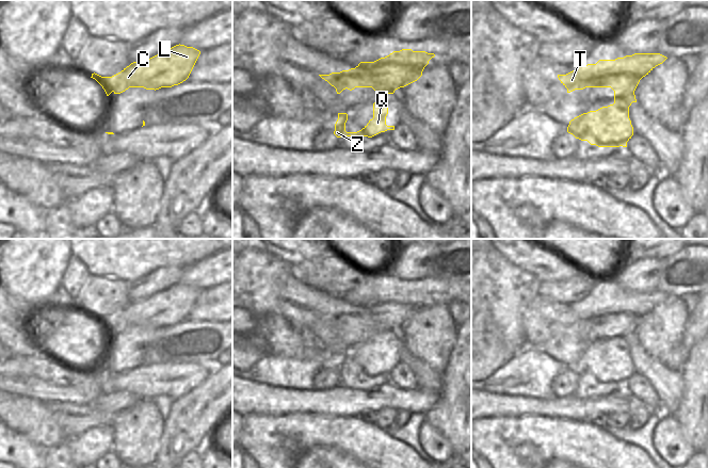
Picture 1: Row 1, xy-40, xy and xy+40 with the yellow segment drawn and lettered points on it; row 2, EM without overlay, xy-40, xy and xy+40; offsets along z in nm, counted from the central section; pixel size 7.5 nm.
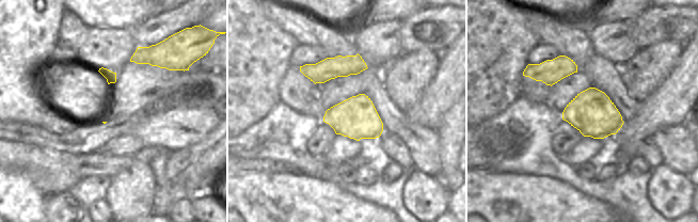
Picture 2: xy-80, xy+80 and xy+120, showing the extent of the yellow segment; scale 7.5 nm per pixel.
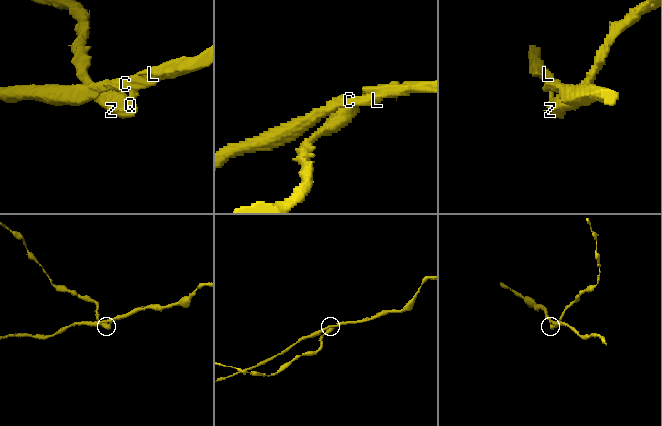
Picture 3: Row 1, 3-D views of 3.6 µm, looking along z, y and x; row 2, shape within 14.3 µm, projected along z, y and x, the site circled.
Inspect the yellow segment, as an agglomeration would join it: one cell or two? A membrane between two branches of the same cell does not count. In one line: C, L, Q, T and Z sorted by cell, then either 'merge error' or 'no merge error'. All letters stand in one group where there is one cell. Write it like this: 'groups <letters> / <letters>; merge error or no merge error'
groups C L T / Q Z; merge error

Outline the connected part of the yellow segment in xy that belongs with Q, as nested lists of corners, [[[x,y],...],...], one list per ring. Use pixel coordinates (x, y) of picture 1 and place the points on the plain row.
[[[388,338],[384,340],[383,345],[379,345],[375,341],[373,342],[373,357],[369,359],[369,361],[357,371],[347,371],[345,370],[345,361],[348,359],[347,352],[338,352],[338,358],[335,362],[334,373],[337,376],[342,375],[368,375],[372,376],[381,371],[385,371],[387,369],[395,369],[395,365],[386,364],[386,355],[388,353]]]

